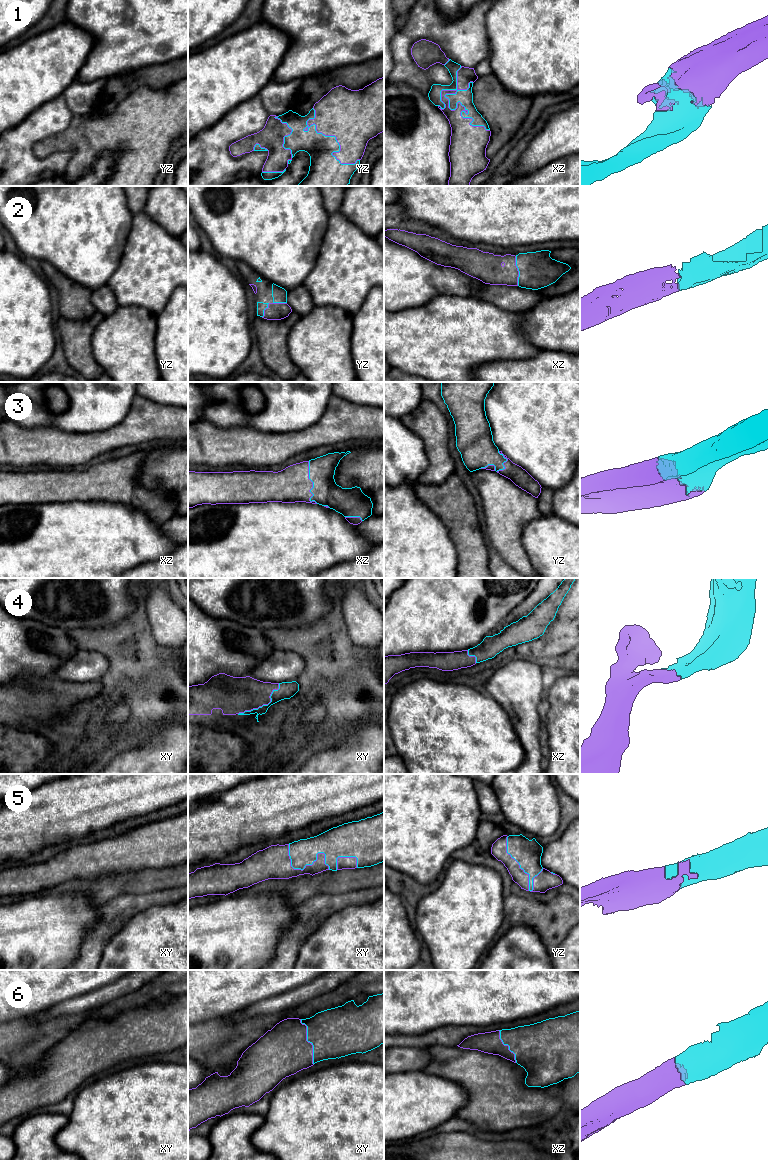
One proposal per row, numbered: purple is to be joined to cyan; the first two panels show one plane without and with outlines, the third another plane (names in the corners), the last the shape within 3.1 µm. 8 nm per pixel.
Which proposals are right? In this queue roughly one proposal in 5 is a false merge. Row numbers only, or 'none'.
1, 2, 3, 4, 5, 6

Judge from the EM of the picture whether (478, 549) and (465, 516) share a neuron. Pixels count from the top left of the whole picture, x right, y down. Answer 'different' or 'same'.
same

